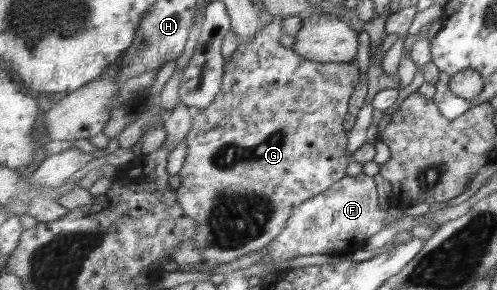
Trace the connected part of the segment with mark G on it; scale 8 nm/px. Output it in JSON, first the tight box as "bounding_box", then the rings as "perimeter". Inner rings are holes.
{"bounding_box":[176,16,359,268],"perimeter":[[[273,16],[271,23],[263,27],[254,40],[237,46],[231,60],[226,63],[222,91],[211,106],[194,111],[193,126],[186,136],[188,155],[179,174],[180,187],[176,191],[178,192],[178,201],[184,211],[193,217],[198,224],[198,231],[193,240],[201,252],[201,263],[206,264],[209,268],[212,268],[214,264],[233,262],[254,251],[263,252],[264,248],[283,232],[287,221],[294,215],[296,208],[299,208],[306,200],[329,190],[333,184],[338,183],[344,176],[348,175],[346,170],[352,159],[345,155],[349,140],[343,124],[345,124],[345,114],[349,112],[349,98],[355,92],[355,86],[359,82],[359,68],[349,63],[323,64],[313,60],[305,60],[294,48],[285,48],[277,41],[285,34],[283,26],[280,25],[284,18],[285,16]]]}

